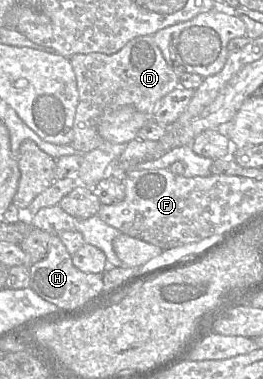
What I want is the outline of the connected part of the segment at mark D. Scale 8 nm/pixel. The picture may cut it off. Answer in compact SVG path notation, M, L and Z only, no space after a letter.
M151 35L131 39L114 54L78 53L71 56L70 61L76 74L79 92L71 145L81 154L99 148L106 142L98 132L98 123L104 114L130 105L152 116L156 103L179 86L177 75L165 61Z

